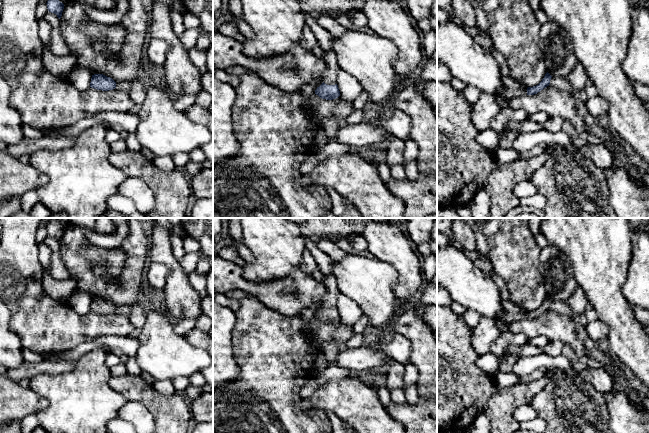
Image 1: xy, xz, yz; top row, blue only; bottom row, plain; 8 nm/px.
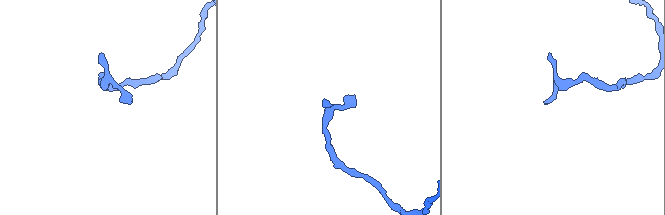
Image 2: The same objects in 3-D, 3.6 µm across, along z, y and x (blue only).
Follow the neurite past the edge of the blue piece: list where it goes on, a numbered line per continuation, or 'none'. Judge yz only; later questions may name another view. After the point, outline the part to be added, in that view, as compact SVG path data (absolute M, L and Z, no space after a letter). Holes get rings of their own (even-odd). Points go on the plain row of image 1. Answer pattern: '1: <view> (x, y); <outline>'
1: yz (511, 317); M504 311L503 316L507 319L508 324L527 318L527 314L514 314Z

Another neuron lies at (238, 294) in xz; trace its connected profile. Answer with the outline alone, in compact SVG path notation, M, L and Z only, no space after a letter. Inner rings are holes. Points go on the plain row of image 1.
M240 289L229 291L226 295L228 298L233 298L238 300L242 300L243 298L254 298L248 292L240 290Z

